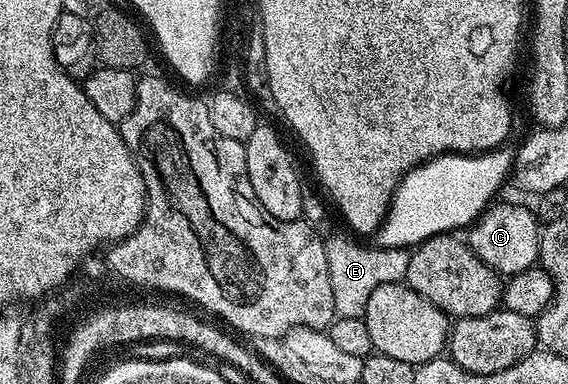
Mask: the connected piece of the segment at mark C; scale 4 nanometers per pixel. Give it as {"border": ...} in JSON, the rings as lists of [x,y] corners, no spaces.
{"border":[[[494,202],[470,224],[464,239],[471,250],[483,262],[498,273],[499,277],[509,278],[539,263],[538,242],[540,223],[522,204],[498,204]]]}

